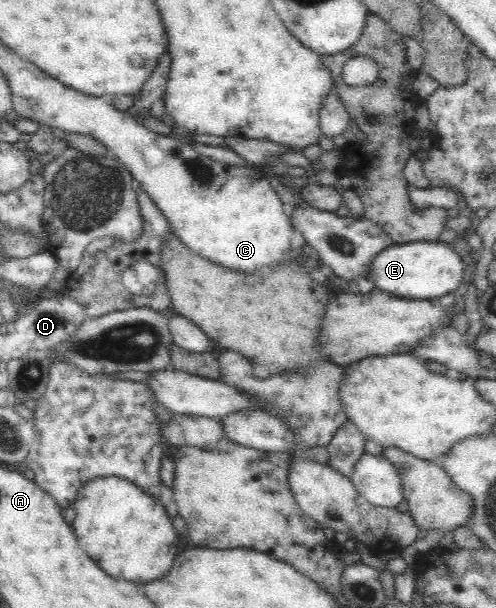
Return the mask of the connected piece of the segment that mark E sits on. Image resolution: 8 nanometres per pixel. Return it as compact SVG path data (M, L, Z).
M421 240L393 243L380 251L366 273L376 289L406 299L438 299L457 291L464 279L464 263L449 242Z

